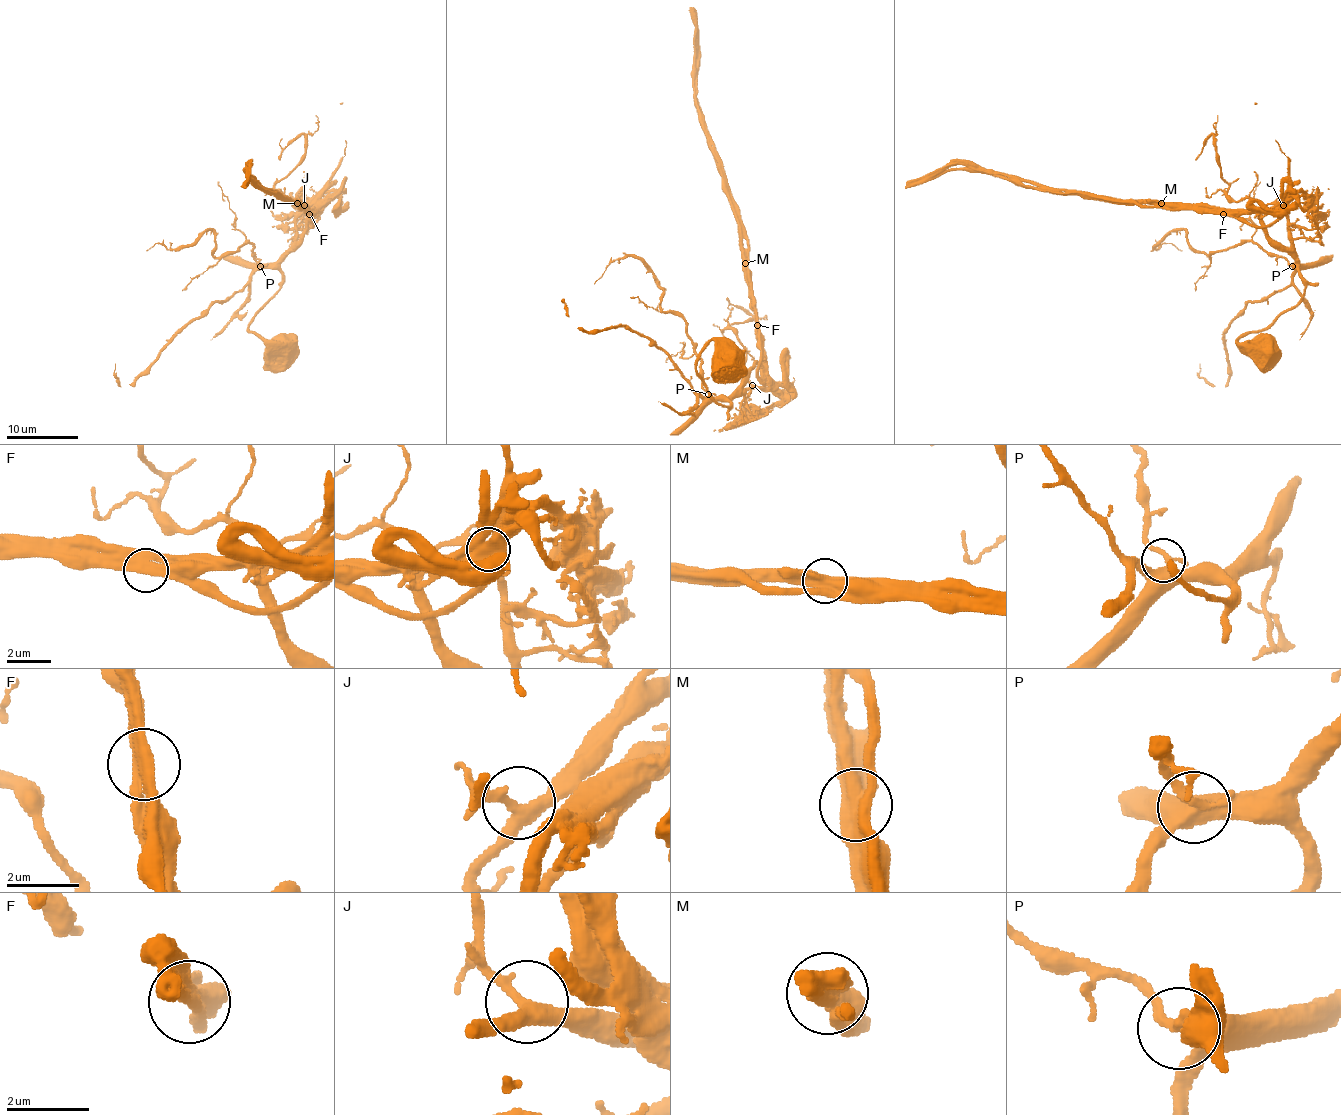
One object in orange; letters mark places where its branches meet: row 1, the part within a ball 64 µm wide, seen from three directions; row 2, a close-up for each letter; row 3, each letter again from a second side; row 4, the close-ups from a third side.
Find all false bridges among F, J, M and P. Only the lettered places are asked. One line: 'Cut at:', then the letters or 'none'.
Cut at: F, M

